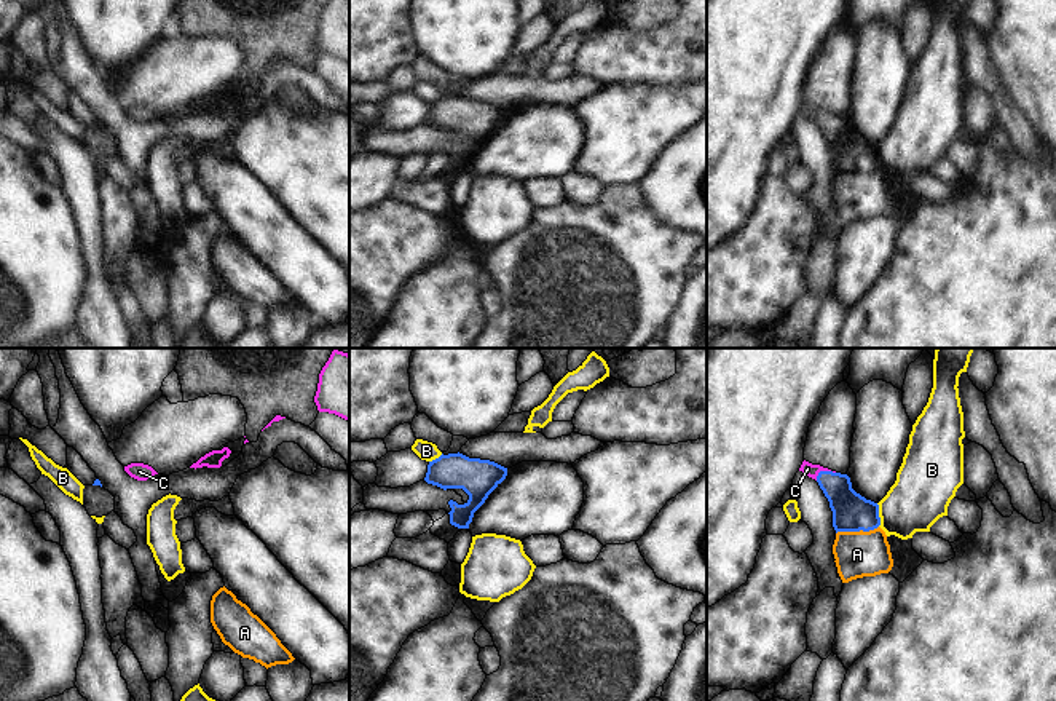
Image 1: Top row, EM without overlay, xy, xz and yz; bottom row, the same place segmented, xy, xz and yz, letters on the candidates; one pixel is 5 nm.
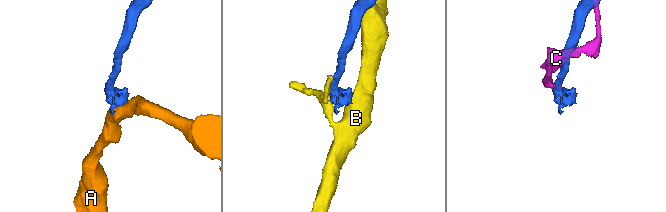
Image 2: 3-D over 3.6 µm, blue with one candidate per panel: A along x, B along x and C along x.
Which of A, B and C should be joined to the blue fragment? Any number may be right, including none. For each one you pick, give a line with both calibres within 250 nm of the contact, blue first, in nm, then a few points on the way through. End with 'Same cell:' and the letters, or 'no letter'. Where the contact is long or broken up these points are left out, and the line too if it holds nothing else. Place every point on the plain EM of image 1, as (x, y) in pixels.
C: 190 nm thick on the blue side, 70 nm on the other; runs through yz (851, 154), (823, 114), (807, 110)
Same cell: C

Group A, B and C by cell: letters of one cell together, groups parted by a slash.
A / B / C

